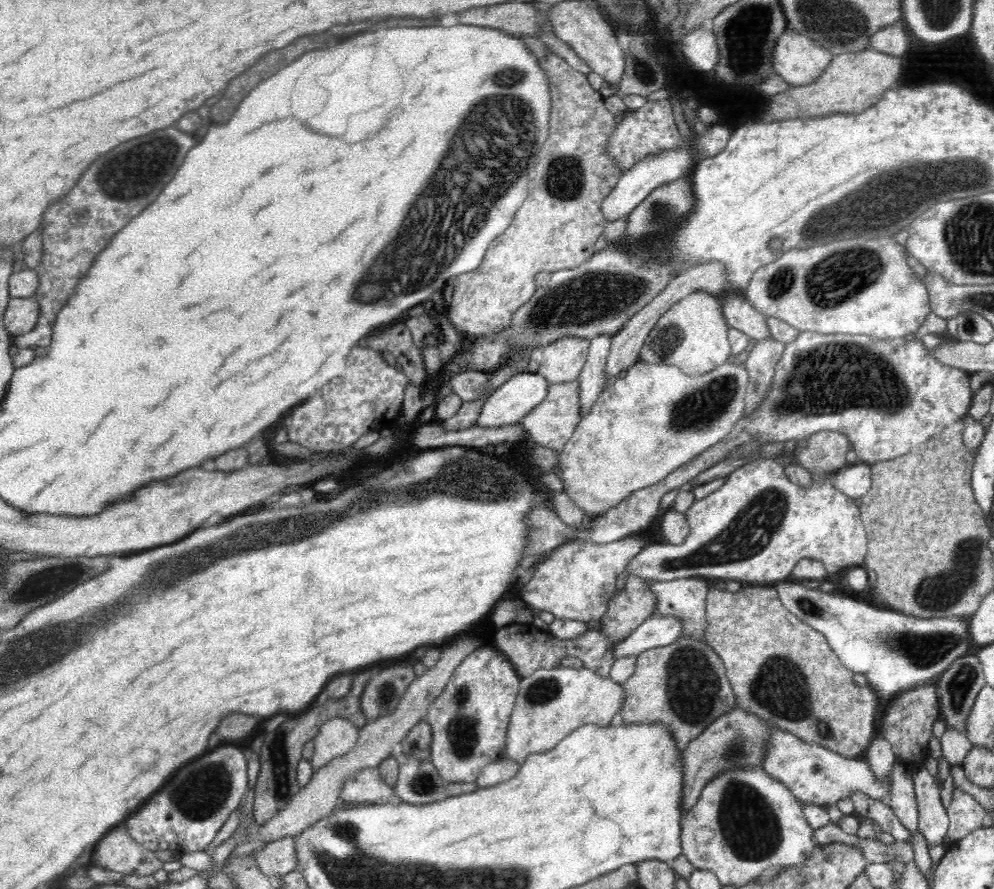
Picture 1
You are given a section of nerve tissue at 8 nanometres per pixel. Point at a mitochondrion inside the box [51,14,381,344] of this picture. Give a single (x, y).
(118, 177)

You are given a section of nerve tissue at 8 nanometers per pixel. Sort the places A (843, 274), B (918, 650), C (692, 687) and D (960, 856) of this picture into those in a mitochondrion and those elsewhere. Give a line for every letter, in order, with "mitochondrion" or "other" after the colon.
A: mitochondrion
B: mitochondrion
C: mitochondrion
D: other

